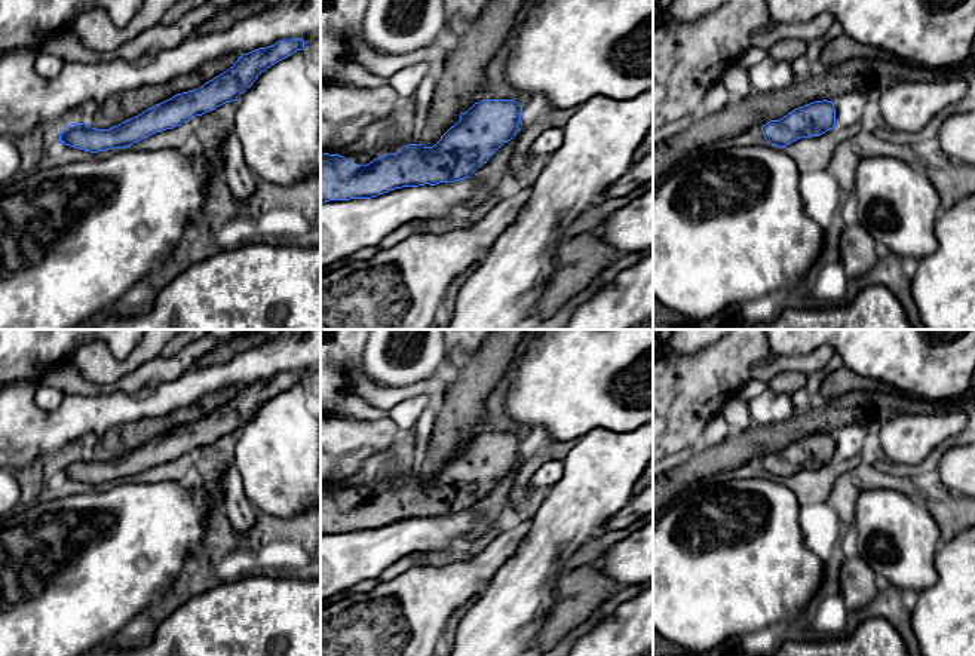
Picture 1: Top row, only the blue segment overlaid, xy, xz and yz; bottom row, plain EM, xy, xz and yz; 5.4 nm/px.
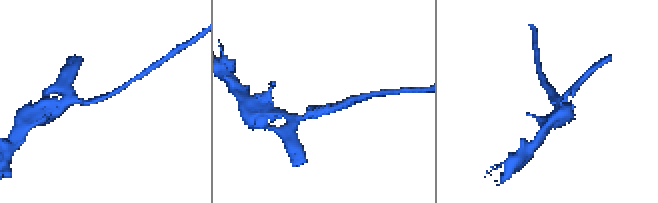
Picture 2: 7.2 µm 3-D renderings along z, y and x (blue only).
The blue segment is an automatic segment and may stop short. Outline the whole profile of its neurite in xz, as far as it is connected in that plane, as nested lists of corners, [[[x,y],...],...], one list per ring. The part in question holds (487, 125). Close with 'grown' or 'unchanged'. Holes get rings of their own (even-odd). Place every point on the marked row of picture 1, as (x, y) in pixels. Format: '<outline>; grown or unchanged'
[[[482,99],[475,102],[467,111],[460,114],[460,120],[451,126],[441,140],[424,147],[408,144],[396,153],[384,154],[367,165],[353,166],[340,154],[321,154],[321,203],[329,200],[371,199],[395,188],[435,186],[439,183],[454,183],[469,178],[478,168],[518,131],[522,105],[513,99]]]; unchanged

